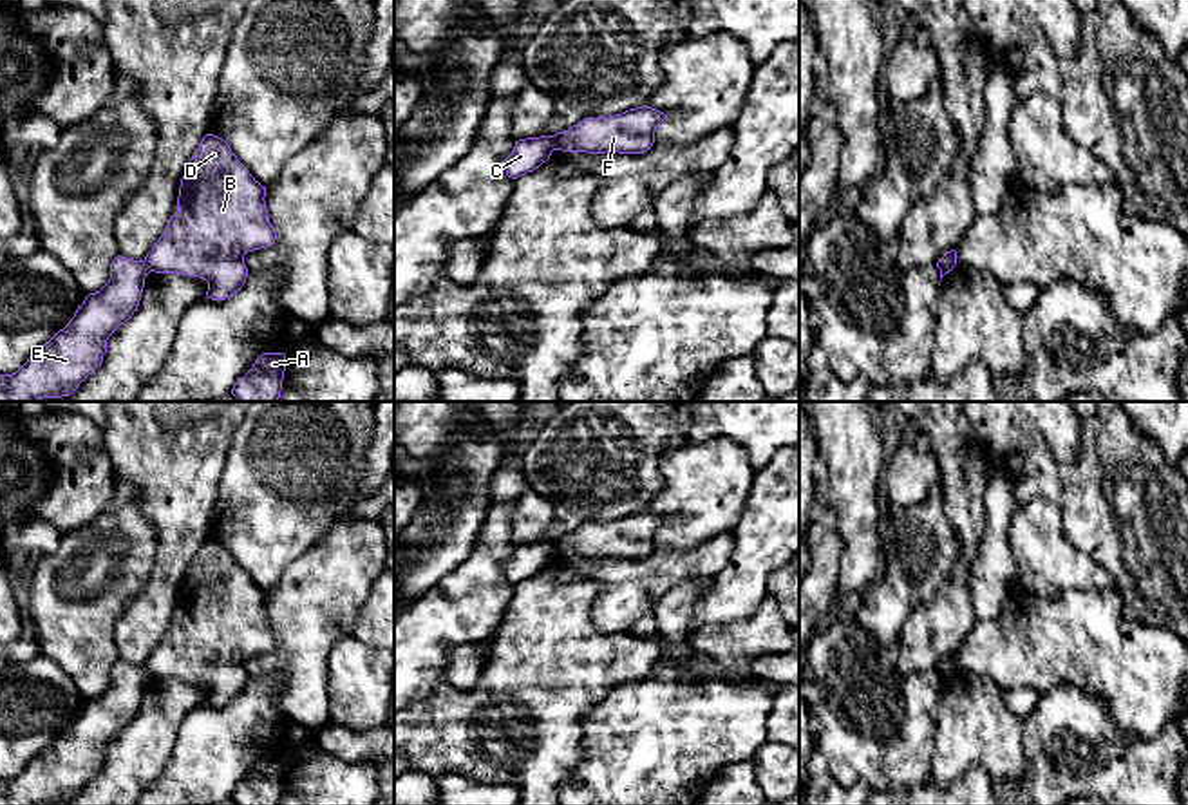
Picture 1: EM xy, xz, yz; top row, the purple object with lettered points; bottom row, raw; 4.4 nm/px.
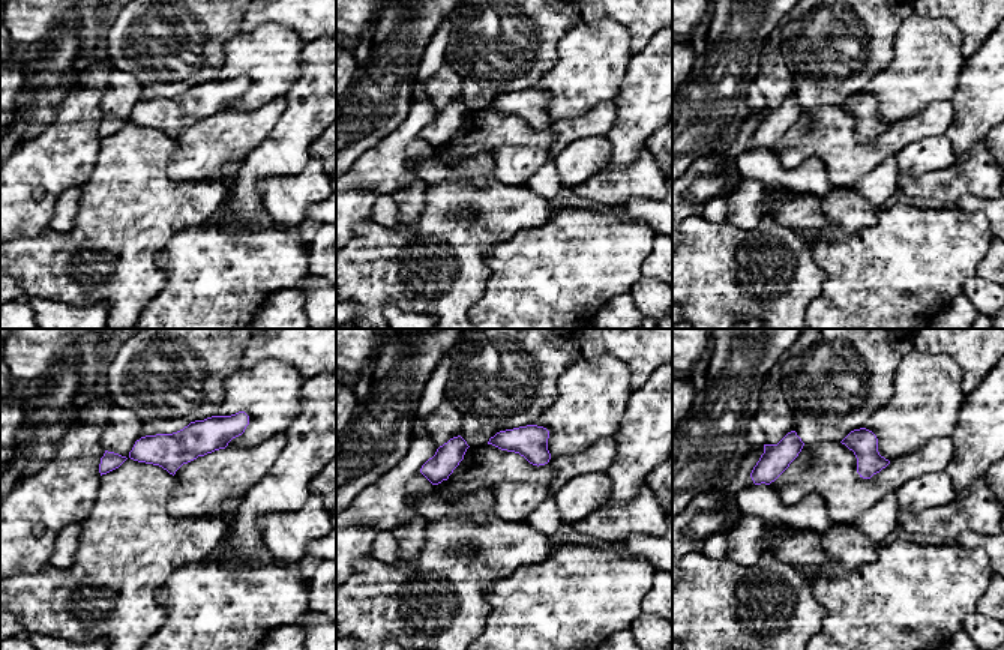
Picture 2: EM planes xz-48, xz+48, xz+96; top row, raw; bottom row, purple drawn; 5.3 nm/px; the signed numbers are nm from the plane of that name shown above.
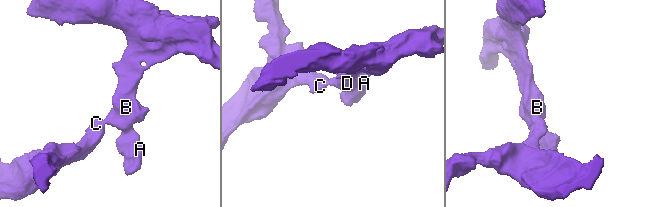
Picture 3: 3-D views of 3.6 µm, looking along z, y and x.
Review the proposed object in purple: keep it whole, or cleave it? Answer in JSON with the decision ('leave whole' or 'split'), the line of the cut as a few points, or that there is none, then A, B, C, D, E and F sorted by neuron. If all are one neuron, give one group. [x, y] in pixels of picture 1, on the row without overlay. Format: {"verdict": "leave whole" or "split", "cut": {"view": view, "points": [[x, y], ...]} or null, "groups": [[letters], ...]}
{"verdict": "split", "cut": {"view": "xz", "points": [[550, 541], [556, 554]]}, "groups": [["A", "B", "D", "F"], ["C", "E"]]}

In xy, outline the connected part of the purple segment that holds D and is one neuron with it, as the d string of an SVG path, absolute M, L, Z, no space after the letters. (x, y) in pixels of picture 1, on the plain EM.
M206 539L181 584L177 617L145 662L156 678L208 687L206 702L226 706L248 682L244 660L275 649L262 592L230 550Z

